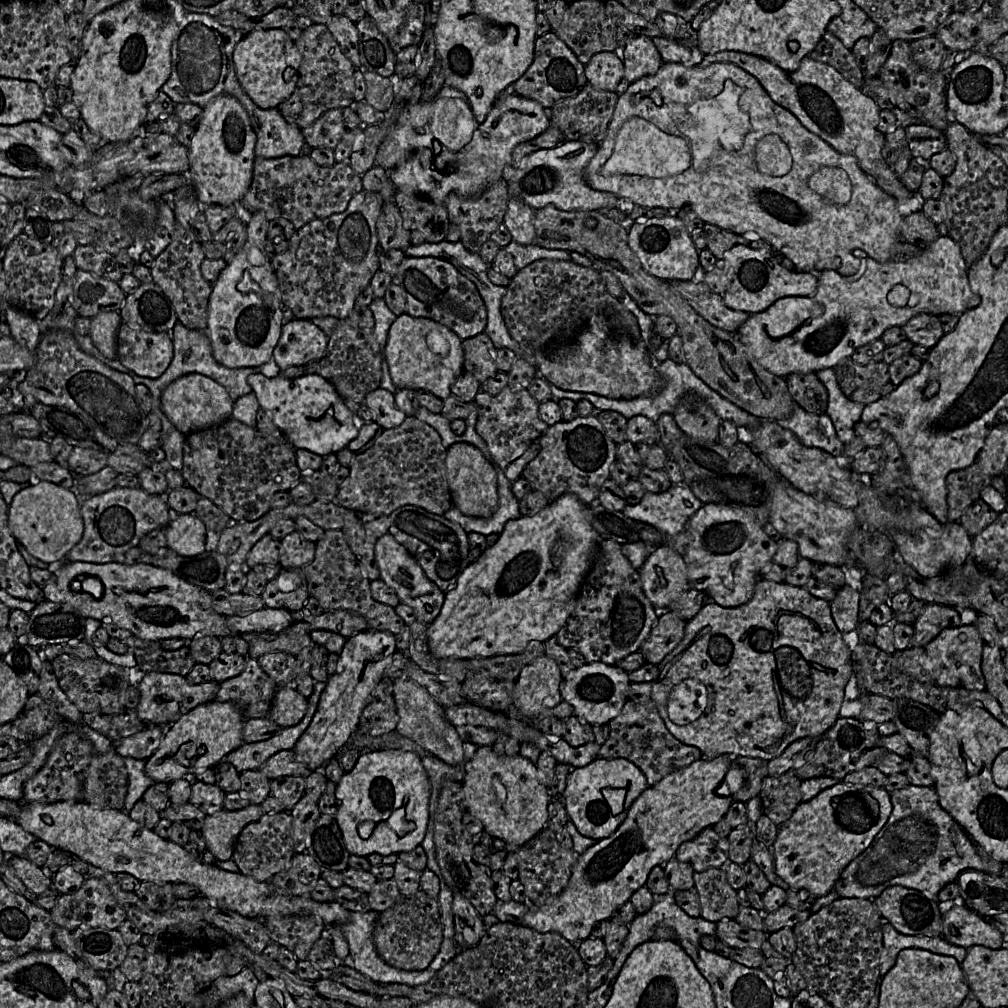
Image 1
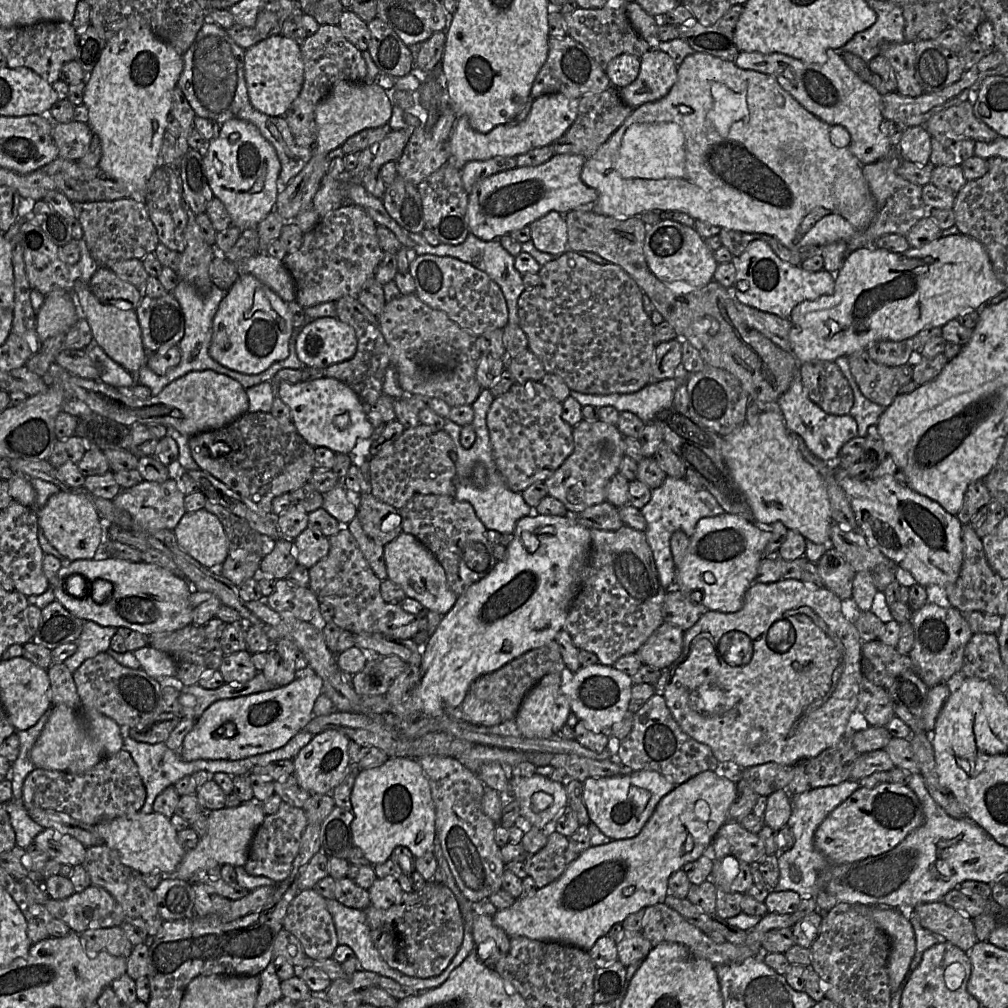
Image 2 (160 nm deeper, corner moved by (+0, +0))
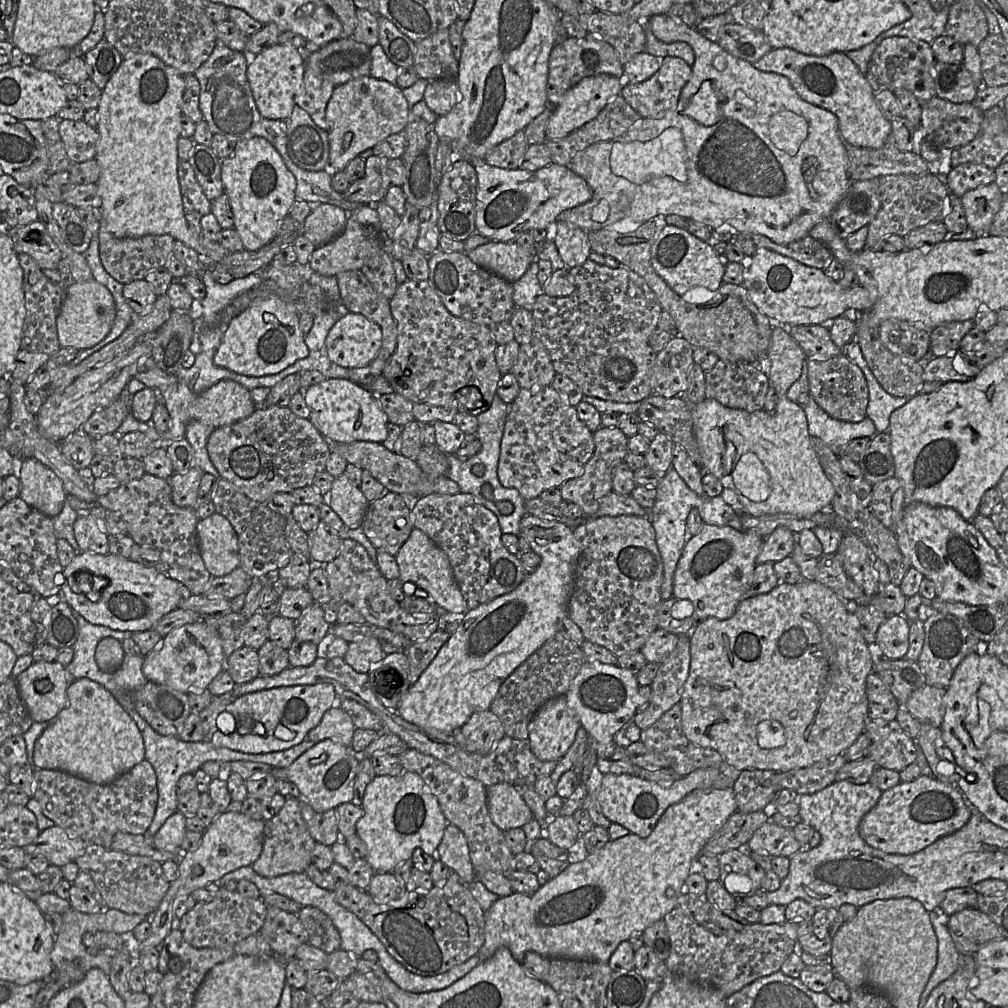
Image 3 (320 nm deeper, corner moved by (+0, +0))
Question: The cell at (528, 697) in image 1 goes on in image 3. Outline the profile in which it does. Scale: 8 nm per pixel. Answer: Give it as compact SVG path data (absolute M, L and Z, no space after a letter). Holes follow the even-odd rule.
M565 696L548 700L528 725L532 752L542 761L558 762L574 743L580 726L580 721L568 707Z

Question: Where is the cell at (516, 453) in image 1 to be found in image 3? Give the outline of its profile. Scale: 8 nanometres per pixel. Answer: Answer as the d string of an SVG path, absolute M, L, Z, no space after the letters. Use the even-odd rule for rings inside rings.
M551 386L521 388L508 407L497 476L503 487L514 488L525 501L531 500L544 490L560 488L567 480L580 476L594 449L593 432L557 390Z

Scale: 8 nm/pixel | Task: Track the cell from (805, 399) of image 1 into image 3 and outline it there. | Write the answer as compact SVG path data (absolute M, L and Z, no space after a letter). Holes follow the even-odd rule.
M844 354L812 355L807 358L809 390L816 403L832 418L860 422L866 418L869 390L862 370Z

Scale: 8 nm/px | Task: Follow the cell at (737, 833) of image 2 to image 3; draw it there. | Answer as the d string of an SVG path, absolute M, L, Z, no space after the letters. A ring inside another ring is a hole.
M767 822L754 832L744 849L761 855L792 857L801 851L801 846L793 829Z

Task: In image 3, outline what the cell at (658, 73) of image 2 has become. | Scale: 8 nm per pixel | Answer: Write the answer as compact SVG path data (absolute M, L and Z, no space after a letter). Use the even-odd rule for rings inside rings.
M665 57L659 70L649 79L637 84L624 82L620 95L642 118L654 117L677 106L691 73L692 68L681 58Z

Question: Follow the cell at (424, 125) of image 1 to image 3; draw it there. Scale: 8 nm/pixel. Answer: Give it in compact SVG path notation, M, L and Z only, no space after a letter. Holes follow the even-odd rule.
M598 74L583 78L567 90L559 103L555 105L546 125L546 139L564 138L586 122L595 118L612 98L620 95L624 82L623 76L616 77L609 74Z

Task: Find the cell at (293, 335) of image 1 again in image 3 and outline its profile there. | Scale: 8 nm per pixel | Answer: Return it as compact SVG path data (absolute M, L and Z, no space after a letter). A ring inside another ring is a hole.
M344 312L330 329L325 345L332 362L349 369L361 368L377 356L381 328L362 314Z

